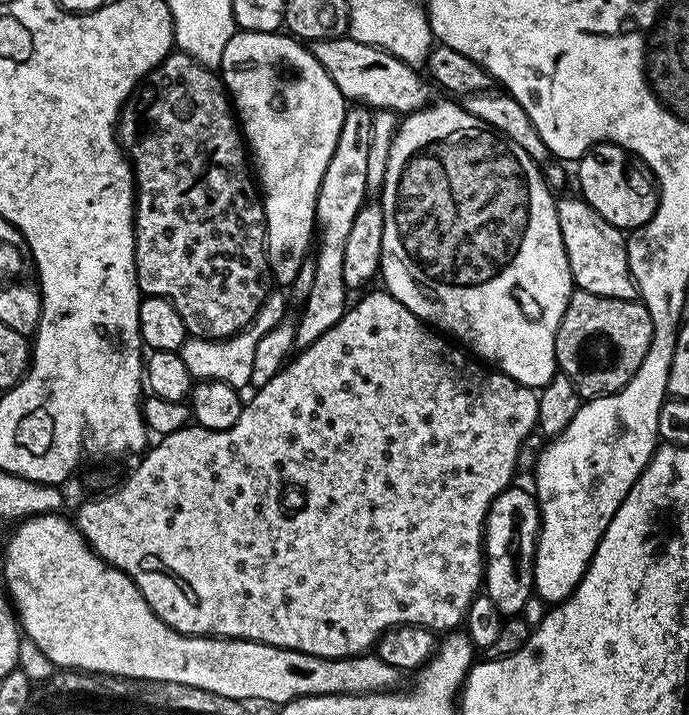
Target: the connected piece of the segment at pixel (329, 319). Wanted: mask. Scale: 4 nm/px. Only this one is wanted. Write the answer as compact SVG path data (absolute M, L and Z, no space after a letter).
M352 106L345 111L342 130L334 146L334 154L326 166L322 186L316 195L316 228L318 239L314 244L314 286L310 294L302 301L304 308L300 320L295 321L297 347L308 347L322 338L330 326L342 319L350 300L347 300L346 289L342 282L342 261L346 251L346 237L350 235L350 225L354 223L354 214L366 202L369 195L367 188L367 170L369 164L369 147L372 112L364 106Z

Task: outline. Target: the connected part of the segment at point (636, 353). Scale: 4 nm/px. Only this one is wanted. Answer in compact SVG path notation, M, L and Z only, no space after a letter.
M579 290L573 291L568 299L566 314L562 314L562 322L556 335L556 366L566 378L570 378L581 398L614 394L634 378L634 370L642 366L642 358L646 358L646 350L652 341L652 319L646 306L639 299L623 300L622 298L606 298L602 294L590 294Z

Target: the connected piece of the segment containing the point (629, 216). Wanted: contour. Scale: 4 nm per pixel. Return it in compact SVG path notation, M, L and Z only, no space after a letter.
M594 144L578 161L580 167L579 195L594 211L602 214L606 222L610 222L621 230L641 228L649 220L656 209L658 189L656 179L646 165L633 158L616 144Z

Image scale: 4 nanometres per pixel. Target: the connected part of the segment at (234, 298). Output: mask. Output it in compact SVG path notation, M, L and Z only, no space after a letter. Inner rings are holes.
M173 50L169 52L166 59L164 59L150 75L144 77L140 87L137 88L136 91L129 96L128 101L124 103L123 108L120 109L120 119L116 125L116 135L121 148L124 149L132 165L132 175L136 182L136 284L140 288L141 293L143 293L144 296L163 296L165 300L171 302L174 306L174 310L178 310L178 314L184 323L185 333L187 333L189 337L200 336L203 340L227 340L228 337L233 336L235 332L245 331L245 329L249 327L247 324L259 314L260 307L263 306L264 299L268 296L268 284L270 285L268 246L263 235L260 235L264 230L264 206L262 196L258 191L257 185L254 183L253 177L250 175L250 160L246 155L246 144L242 139L242 133L238 127L238 121L234 115L232 102L228 95L228 90L224 86L224 81L220 79L219 75L217 75L213 69L200 64L193 57L188 56L182 51ZM208 232L256 232L256 236L211 236Z

